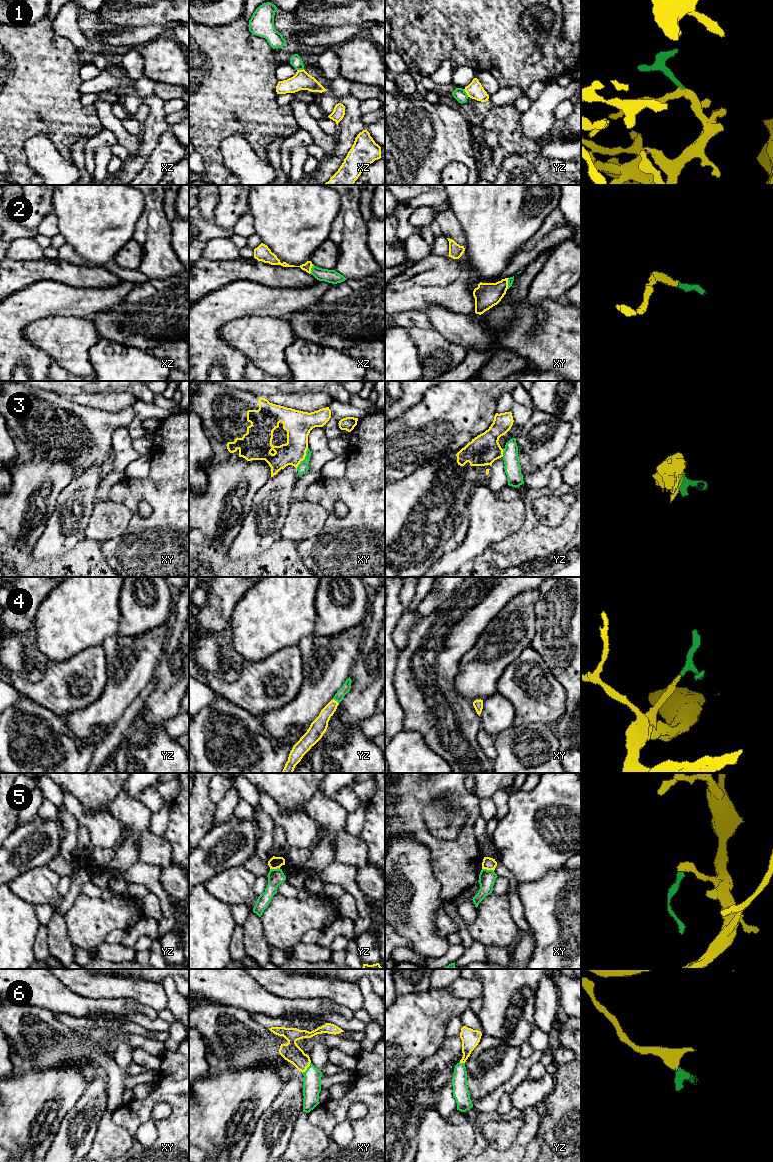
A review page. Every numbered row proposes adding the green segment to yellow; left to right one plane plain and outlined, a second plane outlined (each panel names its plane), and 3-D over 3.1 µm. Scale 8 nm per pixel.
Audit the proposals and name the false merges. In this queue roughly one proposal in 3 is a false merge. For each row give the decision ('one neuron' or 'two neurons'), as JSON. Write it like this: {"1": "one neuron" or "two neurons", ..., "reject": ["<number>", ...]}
{"1": "two neurons", "2": "one neuron", "3": "two neurons", "4": "one neuron", "5": "two neurons", "6": "one neuron", "reject": ["1", "3", "5"]}

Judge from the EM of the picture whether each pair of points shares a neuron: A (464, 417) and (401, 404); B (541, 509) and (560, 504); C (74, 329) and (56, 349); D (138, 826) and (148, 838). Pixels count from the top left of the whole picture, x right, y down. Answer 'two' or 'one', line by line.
A: two
B: one
C: one
D: two

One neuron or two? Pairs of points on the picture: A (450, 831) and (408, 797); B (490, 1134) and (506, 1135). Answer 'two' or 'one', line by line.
A: two
B: one

